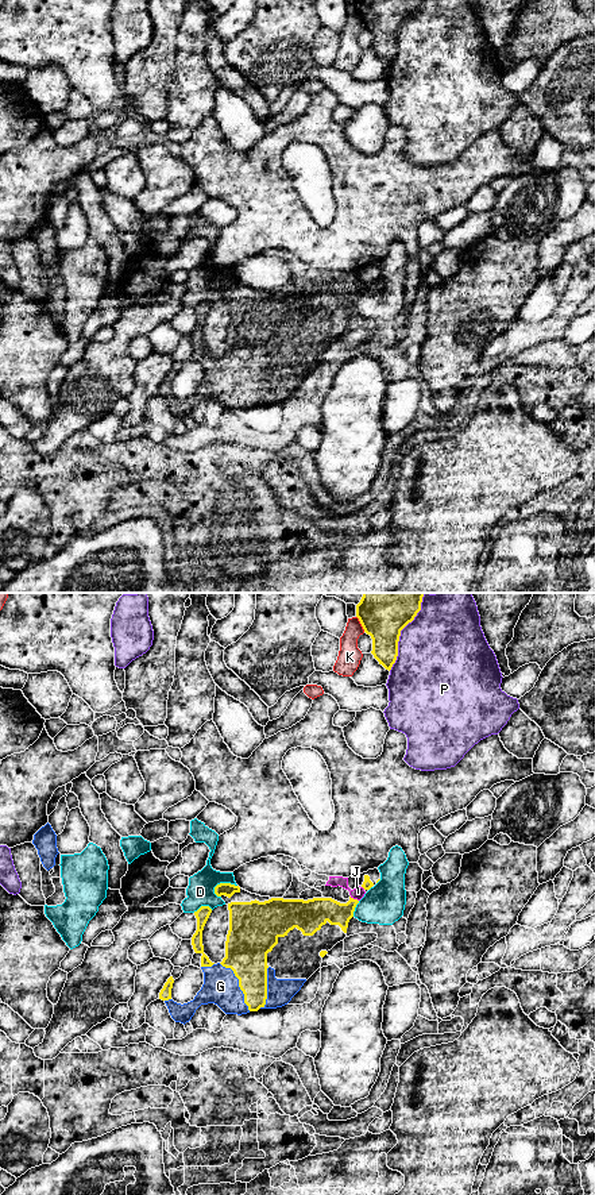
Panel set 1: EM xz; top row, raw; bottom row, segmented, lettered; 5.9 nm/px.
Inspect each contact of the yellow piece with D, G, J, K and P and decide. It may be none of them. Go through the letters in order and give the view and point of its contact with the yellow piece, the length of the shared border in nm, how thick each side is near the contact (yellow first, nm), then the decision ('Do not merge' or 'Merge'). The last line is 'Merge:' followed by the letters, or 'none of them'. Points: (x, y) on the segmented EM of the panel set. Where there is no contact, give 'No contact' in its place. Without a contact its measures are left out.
D: Touches yellow at xz (223, 883). Shared border 150 nm. Thickness 80 nm (yellow) against 160 nm. Do not merge
G: Touches yellow at xz (239, 985). Shared border 340 nm. Thickness 260 nm (yellow) against 220 nm. Merge
J: Touches yellow at xz (352, 898). Shared border 60 nm. Thickness 180 nm (yellow) against 70 nm. Do not merge
K: Touches yellow at xz (360, 623). Shared border 110 nm. Thickness 360 nm (yellow) against 140 nm. Do not merge
P: Touches yellow at xz (400, 632). Shared border 500 nm. Thickness 360 nm (yellow) against 460 nm. Do not merge
Merge: G

